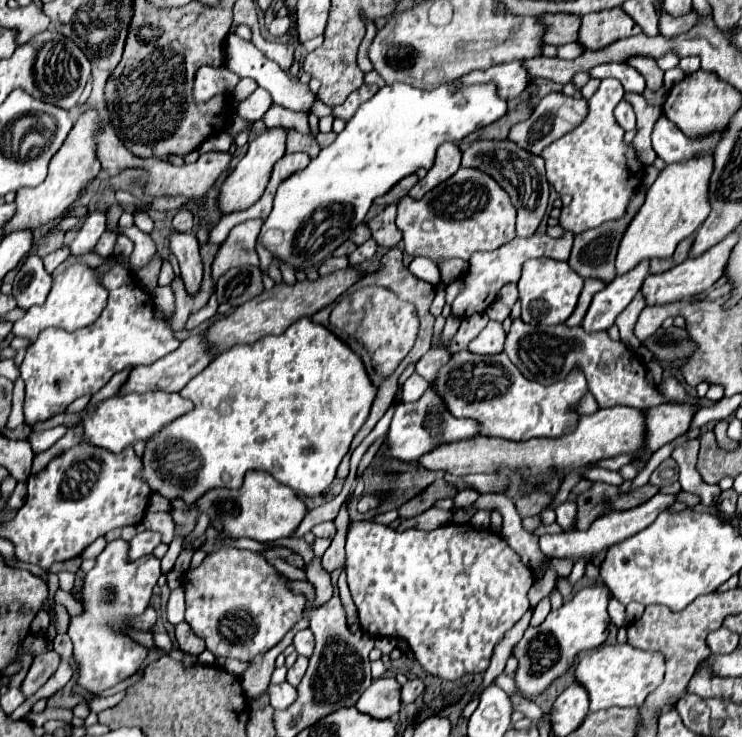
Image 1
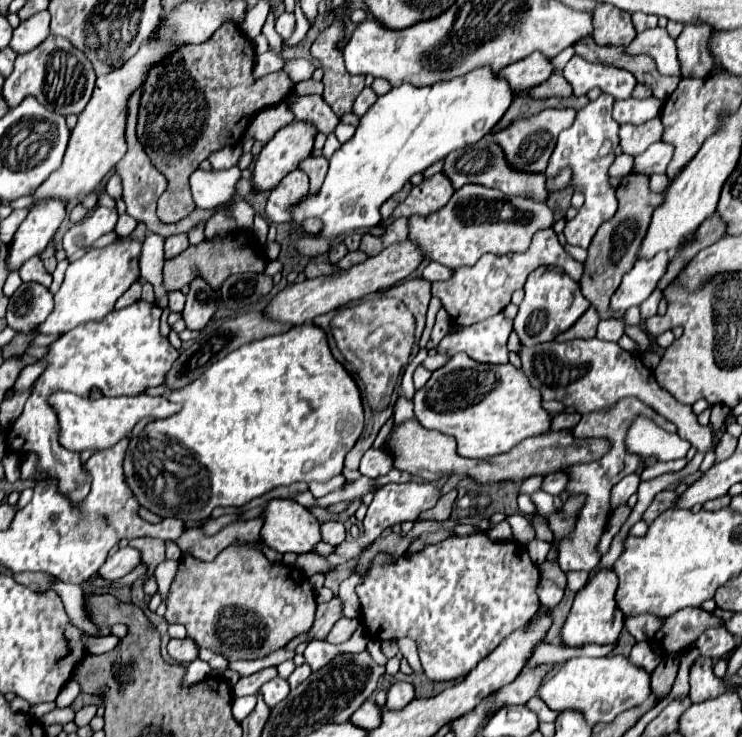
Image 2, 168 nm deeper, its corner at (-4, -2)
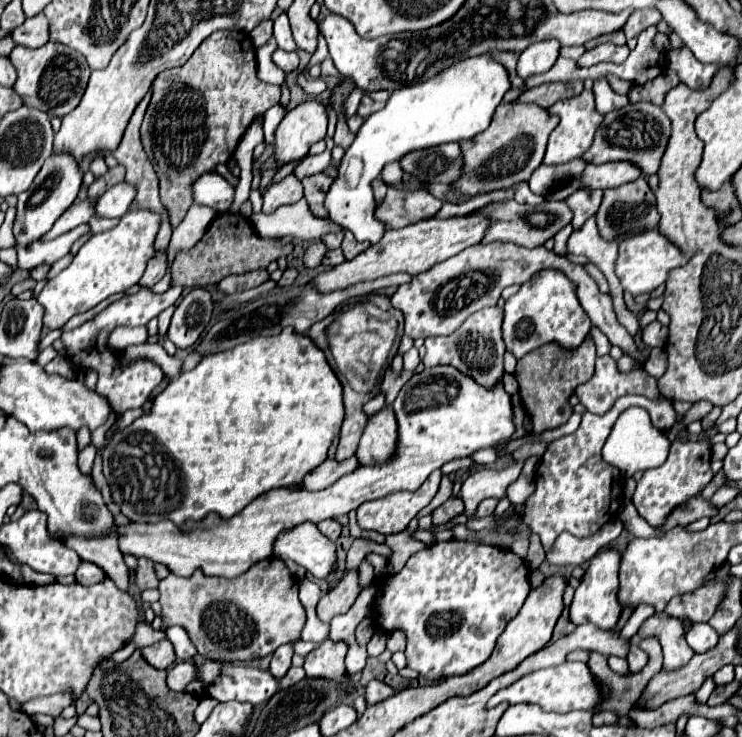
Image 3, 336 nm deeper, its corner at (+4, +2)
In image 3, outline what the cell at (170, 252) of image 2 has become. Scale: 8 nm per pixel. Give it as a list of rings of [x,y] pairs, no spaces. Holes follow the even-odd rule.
[[[157,253],[157,255],[147,263],[147,269],[145,269],[139,285],[141,285],[141,287],[153,287],[153,285],[165,275],[165,267],[167,267],[167,255]]]

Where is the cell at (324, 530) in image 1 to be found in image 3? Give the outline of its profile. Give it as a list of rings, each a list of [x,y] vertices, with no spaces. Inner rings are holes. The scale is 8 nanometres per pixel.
[[[335,519],[321,521],[317,527],[319,527],[319,531],[321,531],[325,537],[329,537],[331,541],[337,541],[339,535],[341,535],[341,525],[339,525]]]

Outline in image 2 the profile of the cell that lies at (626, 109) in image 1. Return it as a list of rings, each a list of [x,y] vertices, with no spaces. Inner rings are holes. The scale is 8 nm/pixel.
[[[657,97],[649,99],[617,99],[613,107],[613,119],[619,125],[641,125],[661,113],[663,101]]]

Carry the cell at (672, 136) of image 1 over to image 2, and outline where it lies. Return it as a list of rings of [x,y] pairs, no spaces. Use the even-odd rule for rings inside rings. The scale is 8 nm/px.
[[[657,141],[643,155],[635,157],[633,171],[635,173],[645,173],[645,175],[665,173],[671,159],[673,159],[673,145],[665,143],[665,141]]]

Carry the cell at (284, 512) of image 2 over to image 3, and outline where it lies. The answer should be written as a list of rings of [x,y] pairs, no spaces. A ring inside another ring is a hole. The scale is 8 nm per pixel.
[[[301,523],[299,527],[279,535],[273,547],[277,559],[291,559],[305,567],[315,579],[329,579],[337,565],[337,547],[329,541],[313,523]]]

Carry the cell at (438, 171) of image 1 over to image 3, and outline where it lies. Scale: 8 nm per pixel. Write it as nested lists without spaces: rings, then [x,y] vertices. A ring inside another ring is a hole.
[[[389,189],[383,203],[375,207],[375,215],[379,221],[391,225],[393,229],[401,229],[421,219],[435,217],[441,205],[443,201],[435,199],[425,189],[419,189],[419,191]]]

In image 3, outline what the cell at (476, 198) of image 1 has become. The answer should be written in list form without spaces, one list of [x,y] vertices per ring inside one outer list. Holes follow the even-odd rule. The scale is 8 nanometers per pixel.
[[[507,201],[507,203],[495,203],[489,205],[485,209],[481,209],[489,221],[491,227],[487,229],[487,235],[483,239],[483,243],[493,243],[493,241],[509,241],[521,247],[537,247],[537,245],[545,245],[547,239],[555,237],[557,231],[561,231],[565,225],[571,223],[573,219],[573,211],[567,207],[567,203],[541,203],[541,205],[519,205],[515,201]]]

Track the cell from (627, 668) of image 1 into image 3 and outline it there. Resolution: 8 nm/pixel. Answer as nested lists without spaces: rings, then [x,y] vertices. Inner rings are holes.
[[[561,663],[557,667],[545,667],[545,669],[537,669],[531,671],[529,675],[523,675],[521,679],[517,679],[513,685],[497,691],[489,703],[487,709],[499,705],[499,703],[509,703],[509,705],[517,705],[517,703],[535,703],[541,705],[543,711],[555,711],[555,713],[569,713],[575,709],[583,709],[583,711],[593,711],[595,705],[601,701],[601,687],[597,685],[597,681],[593,679],[589,667],[585,663]]]

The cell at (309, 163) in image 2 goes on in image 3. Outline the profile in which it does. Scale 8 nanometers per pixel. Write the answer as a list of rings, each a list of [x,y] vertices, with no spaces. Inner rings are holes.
[[[317,173],[313,177],[305,177],[301,183],[305,187],[305,199],[309,201],[309,207],[311,207],[313,215],[317,215],[321,219],[327,219],[329,213],[325,211],[323,201],[325,201],[325,191],[329,191],[333,179],[325,173]]]

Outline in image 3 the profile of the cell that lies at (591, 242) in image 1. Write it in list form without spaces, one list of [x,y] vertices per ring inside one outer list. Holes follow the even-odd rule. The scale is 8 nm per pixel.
[[[643,177],[635,179],[631,183],[619,185],[615,189],[607,189],[605,195],[603,195],[603,203],[601,203],[595,219],[597,219],[597,227],[599,227],[601,237],[605,237],[607,241],[615,241],[621,235],[627,235],[631,231],[653,229],[659,223],[655,195],[653,195],[653,191],[649,189],[649,185],[647,185],[647,181]]]

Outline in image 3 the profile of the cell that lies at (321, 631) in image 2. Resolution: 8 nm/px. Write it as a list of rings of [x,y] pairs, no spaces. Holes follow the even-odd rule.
[[[353,569],[337,585],[337,589],[333,589],[331,593],[321,597],[321,601],[319,601],[319,619],[329,623],[335,615],[347,613],[351,609],[351,605],[355,603],[359,593],[361,593],[359,575],[357,575],[357,569]]]

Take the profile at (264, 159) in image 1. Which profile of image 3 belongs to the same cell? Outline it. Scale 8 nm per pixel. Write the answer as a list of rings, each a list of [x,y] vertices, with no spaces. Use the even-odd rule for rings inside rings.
[[[315,99],[291,109],[275,133],[275,157],[281,163],[299,161],[309,153],[309,147],[327,133],[327,107]]]

